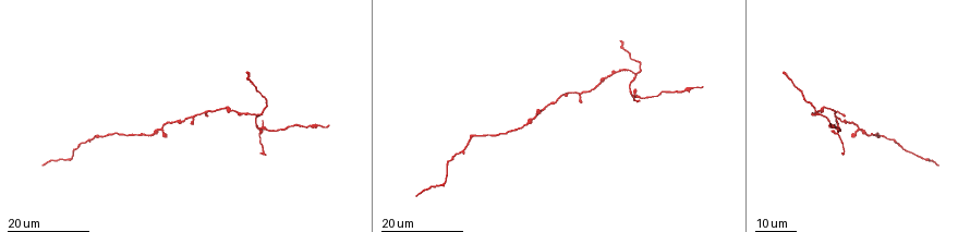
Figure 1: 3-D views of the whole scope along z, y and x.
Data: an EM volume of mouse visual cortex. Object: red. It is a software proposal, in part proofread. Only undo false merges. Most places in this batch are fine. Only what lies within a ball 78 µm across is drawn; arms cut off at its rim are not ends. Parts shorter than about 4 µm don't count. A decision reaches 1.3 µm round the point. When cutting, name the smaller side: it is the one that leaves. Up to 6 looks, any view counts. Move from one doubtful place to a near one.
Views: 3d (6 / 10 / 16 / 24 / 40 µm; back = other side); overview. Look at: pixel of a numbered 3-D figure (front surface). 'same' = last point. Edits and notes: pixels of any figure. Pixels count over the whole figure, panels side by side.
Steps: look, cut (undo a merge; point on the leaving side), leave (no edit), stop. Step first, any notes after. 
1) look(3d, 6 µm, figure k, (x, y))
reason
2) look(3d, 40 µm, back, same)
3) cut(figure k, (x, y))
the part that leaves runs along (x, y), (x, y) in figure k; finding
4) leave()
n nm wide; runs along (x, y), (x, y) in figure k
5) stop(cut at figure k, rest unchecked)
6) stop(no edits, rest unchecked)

look(3d, 24 µm, figure 1, (600, 83))
sudden change in width

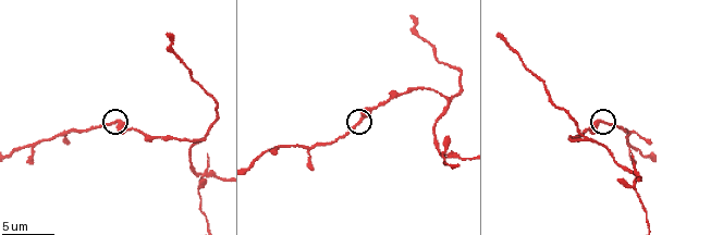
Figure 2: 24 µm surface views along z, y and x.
look(3d, 10 µm, figure 2, (113, 122))

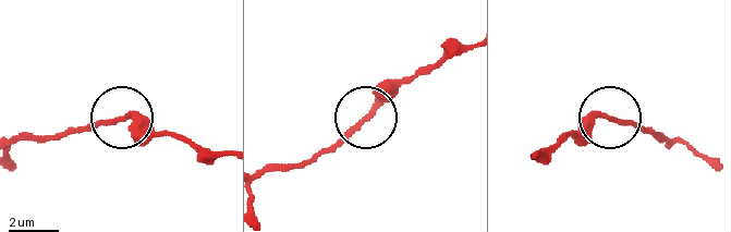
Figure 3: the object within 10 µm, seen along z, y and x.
look(3d, 10 µm, back, figure 3, (364, 120))

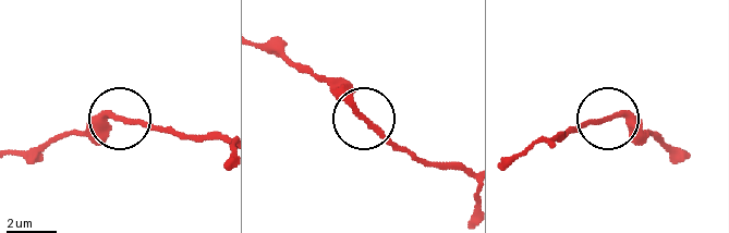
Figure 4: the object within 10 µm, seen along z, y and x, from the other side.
leave()
runs along (466, 170), (416, 162), (354, 114), (306, 66) in figure 4; continuous, no second cell

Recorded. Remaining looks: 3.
look(3d, 24 µm, figure 1, (282, 130))
sudden change in width

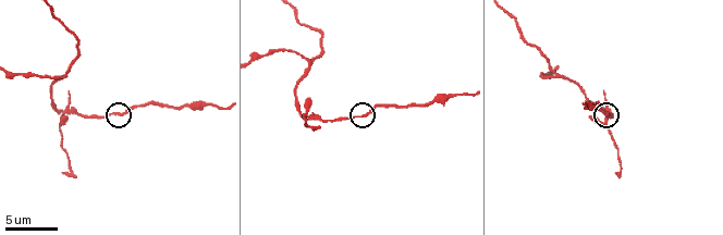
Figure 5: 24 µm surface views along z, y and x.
look(3d, 6 µm, figure 5, (607, 112))
closer look

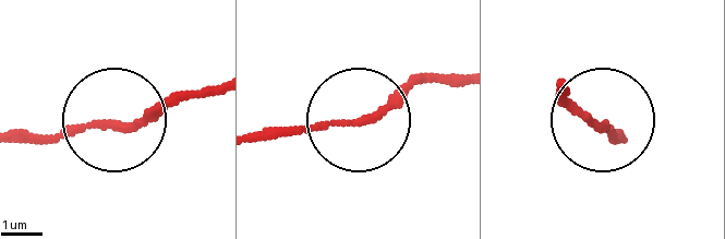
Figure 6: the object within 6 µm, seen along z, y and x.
leave()
runs along (256, 141), (382, 117), (440, 79) in figure 6; one cell here

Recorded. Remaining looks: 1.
look(3d, 16 µm, figure 5, (309, 68))
three arms meet

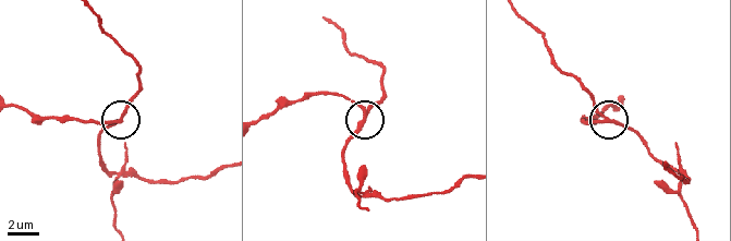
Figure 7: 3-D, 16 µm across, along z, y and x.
leave()
runs along (16, 107), (44, 118), (119, 121), (141, 92) in figure 7; continuous, no second cell

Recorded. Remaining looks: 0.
stop(no edits, rest unchecked)

